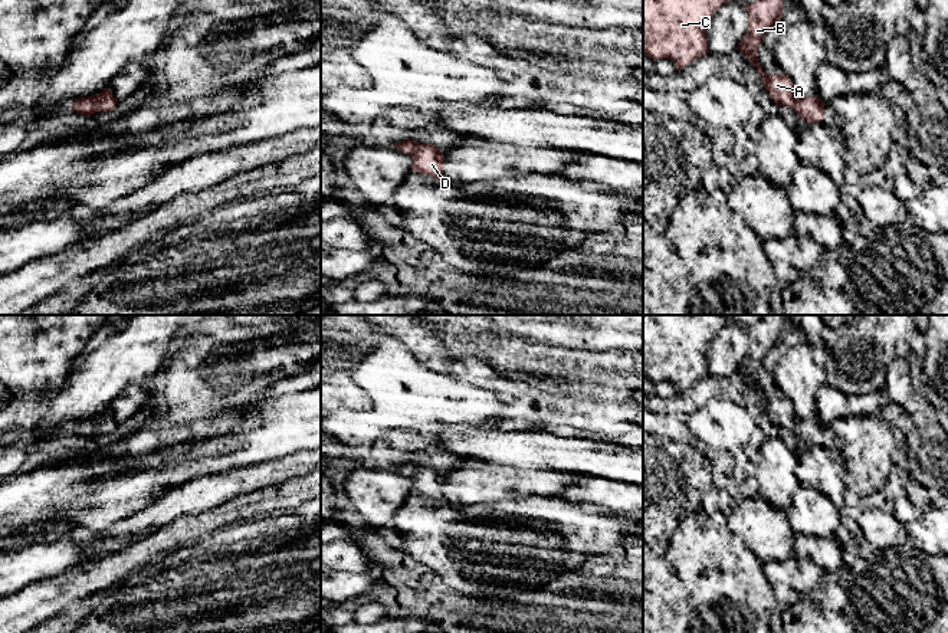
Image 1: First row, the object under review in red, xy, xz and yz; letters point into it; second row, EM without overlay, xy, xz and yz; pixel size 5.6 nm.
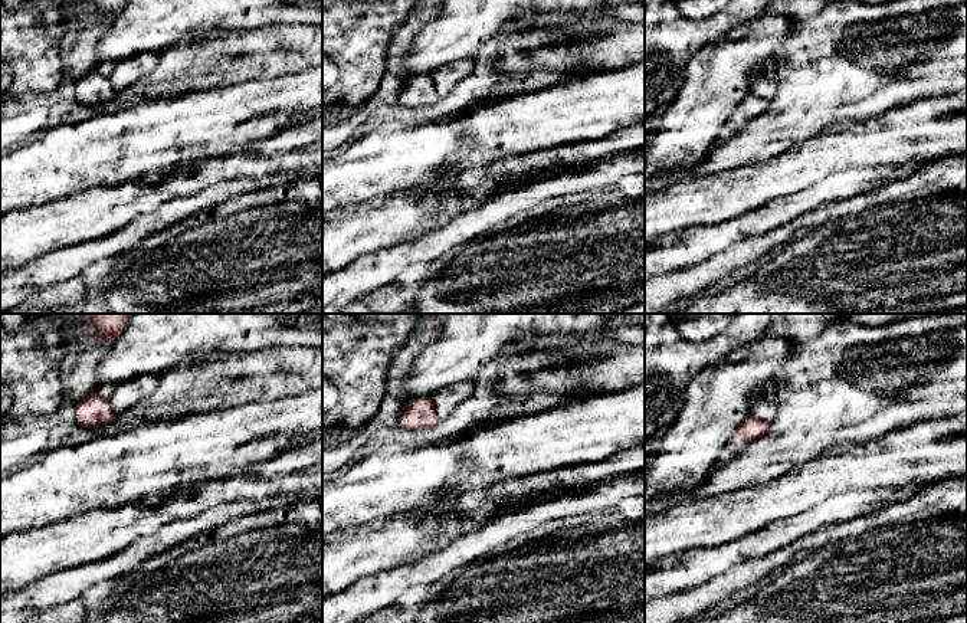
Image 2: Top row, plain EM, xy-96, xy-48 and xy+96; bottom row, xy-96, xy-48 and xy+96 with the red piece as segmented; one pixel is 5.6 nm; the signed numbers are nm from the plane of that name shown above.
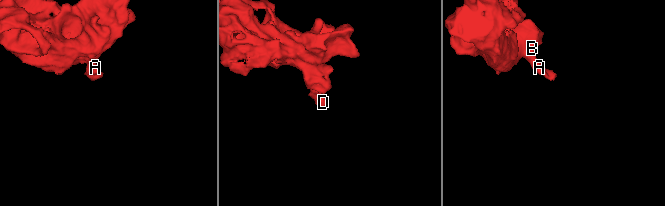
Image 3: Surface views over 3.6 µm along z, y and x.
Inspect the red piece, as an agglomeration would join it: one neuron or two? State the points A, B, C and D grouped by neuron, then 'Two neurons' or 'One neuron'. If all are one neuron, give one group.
Groups: A B C D. One neuron

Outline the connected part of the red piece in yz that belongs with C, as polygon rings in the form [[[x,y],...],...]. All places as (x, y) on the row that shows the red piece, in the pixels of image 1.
[[[643,0],[643,53],[655,62],[669,59],[682,70],[709,53],[706,24],[729,0]]]

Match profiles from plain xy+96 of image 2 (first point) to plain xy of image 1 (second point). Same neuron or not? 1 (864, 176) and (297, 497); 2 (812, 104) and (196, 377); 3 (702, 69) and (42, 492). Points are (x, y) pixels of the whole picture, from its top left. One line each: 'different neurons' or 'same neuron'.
1: different neurons
2: same neuron
3: different neurons

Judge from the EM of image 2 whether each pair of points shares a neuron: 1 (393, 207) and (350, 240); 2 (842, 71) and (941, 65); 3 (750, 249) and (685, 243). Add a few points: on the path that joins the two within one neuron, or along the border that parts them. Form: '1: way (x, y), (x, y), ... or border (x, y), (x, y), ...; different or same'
1: way (383, 217), (374, 226), (360, 230); same
2: way (866, 71), (887, 85), (910, 84), (917, 79); same
3: border (761, 235), (740, 239), (700, 264); different

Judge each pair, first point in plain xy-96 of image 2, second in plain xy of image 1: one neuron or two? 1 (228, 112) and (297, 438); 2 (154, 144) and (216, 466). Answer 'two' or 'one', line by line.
1: one
2: one

